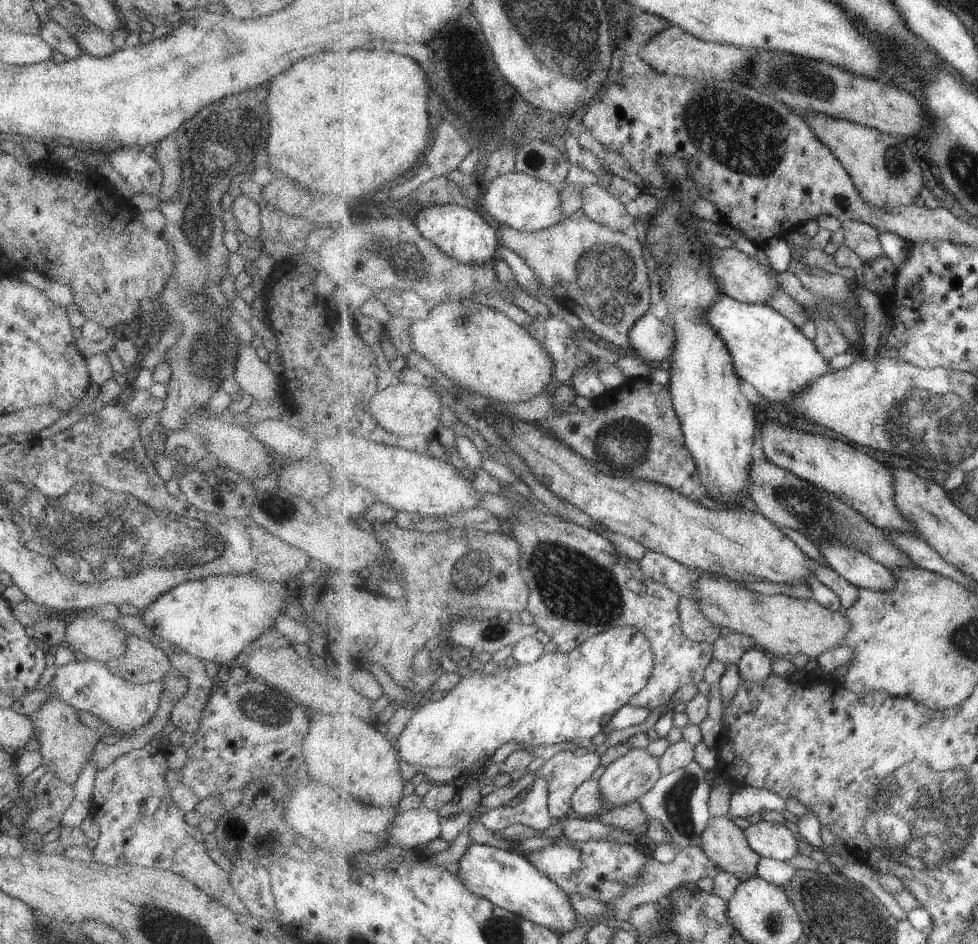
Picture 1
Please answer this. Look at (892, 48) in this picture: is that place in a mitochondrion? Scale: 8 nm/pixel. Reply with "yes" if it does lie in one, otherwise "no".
no

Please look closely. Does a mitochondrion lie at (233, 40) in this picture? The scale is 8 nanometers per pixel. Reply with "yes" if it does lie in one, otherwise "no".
no

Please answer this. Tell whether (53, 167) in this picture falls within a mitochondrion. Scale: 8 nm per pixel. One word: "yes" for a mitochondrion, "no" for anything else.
no

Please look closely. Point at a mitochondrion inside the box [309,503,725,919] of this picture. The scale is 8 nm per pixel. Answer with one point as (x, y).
(573, 587)

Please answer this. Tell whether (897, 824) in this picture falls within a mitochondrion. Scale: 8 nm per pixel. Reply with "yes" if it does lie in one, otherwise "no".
yes

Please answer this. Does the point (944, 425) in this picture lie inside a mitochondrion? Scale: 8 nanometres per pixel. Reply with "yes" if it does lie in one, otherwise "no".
yes

